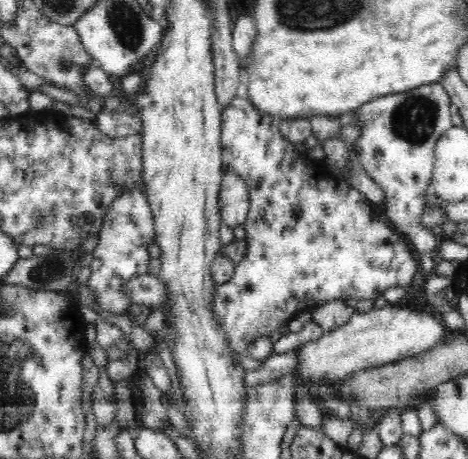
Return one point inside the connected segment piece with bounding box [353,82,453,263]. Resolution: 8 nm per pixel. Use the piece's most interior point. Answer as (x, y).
(398, 132)

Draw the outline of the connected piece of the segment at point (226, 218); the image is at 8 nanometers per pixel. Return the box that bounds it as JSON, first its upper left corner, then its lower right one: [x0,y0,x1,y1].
[219,172,249,229]

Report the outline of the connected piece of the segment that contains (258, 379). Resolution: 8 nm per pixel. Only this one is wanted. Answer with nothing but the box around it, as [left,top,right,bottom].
[245,349,297,386]

